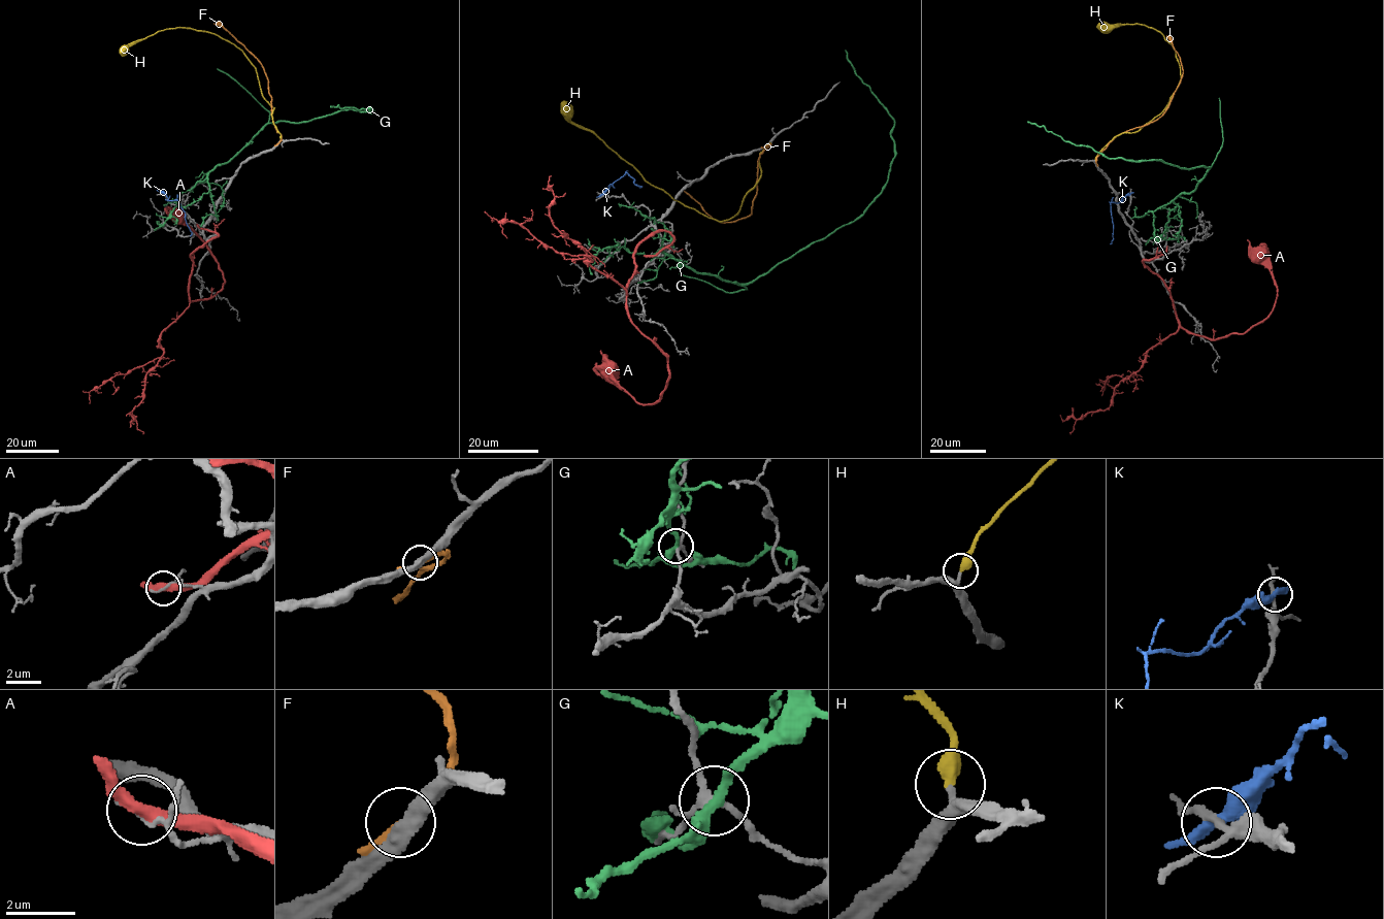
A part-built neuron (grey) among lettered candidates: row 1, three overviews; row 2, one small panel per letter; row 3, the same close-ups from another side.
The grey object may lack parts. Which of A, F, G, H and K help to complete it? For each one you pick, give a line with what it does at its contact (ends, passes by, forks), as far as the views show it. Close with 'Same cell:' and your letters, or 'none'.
H: it ends
Same cell: H

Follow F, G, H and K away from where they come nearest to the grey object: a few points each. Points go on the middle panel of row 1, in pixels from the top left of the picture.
F: (765, 146), (771, 144), (759, 155), (757, 192), (752, 214), (729, 223), (717, 221), (684, 190)
G: (600, 251), (661, 249), (701, 273), (752, 283), (856, 221), (888, 178), (894, 119), (845, 50)
H: (769, 143), (759, 154), (757, 184), (736, 214), (720, 222), (650, 185), (570, 120), (563, 101)
K: (601, 195), (626, 172), (634, 179), (634, 185), (639, 186)

